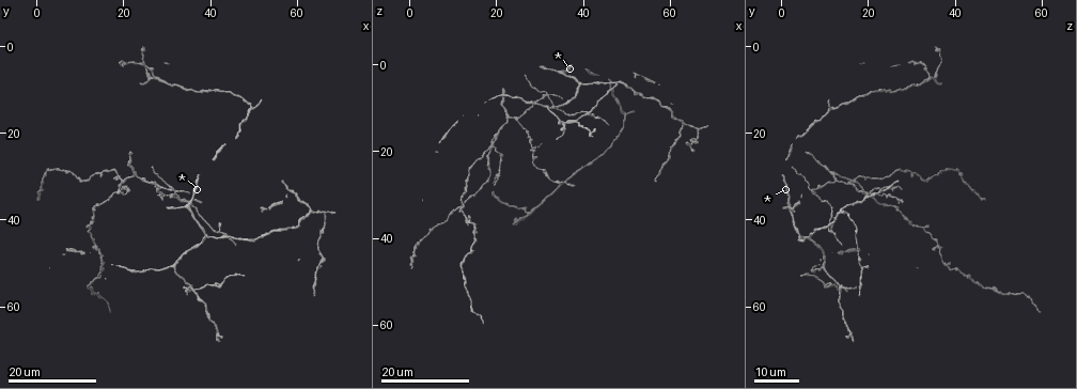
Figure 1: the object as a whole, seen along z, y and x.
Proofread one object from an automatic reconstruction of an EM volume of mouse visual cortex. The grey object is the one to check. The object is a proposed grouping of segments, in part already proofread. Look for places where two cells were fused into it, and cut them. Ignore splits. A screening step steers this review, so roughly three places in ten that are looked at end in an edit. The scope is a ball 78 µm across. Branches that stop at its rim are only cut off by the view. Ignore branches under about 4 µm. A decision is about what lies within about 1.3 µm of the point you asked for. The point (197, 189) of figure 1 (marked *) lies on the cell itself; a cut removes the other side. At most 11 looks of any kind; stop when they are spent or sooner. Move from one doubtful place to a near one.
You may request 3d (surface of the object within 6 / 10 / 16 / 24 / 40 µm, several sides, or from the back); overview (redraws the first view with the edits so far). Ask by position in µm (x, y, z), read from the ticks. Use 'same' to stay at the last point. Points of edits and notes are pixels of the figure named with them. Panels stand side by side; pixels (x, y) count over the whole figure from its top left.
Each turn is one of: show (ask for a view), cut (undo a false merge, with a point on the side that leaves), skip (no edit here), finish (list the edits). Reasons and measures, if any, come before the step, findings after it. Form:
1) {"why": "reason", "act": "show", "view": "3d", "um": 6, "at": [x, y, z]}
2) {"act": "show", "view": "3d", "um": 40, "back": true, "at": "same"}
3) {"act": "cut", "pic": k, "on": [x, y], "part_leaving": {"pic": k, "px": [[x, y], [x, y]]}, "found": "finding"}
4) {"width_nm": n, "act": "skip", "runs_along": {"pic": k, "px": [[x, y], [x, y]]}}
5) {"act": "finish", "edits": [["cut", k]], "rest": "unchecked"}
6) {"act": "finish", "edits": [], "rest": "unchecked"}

{"why": "three arms meet", "act": "show", "view": "3d", "um": 16, "at": [39.5, 43.5, 5.0]}

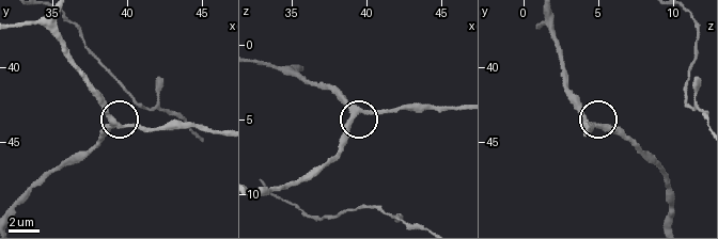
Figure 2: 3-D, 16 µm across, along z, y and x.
{"why": "zoom in", "act": "show", "view": "3d", "um": 10, "at": [39.2, 43.8, 4.8]}

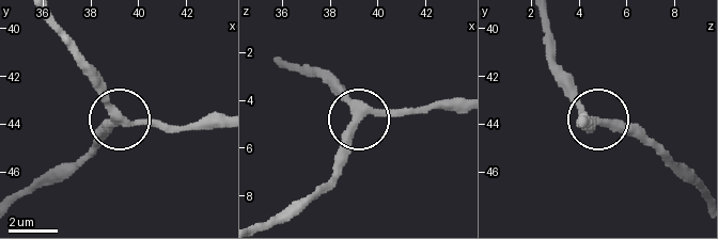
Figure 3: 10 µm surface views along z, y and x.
{"act": "skip", "runs_along": {"pic": 3, "px": [[43, 17], [114, 117], [184, 128]]}, "found": "all the same cell"}

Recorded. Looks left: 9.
{"why": "a fork", "act": "show", "view": "3d", "um": 16, "at": [31.0, 50.5, 10.0]}

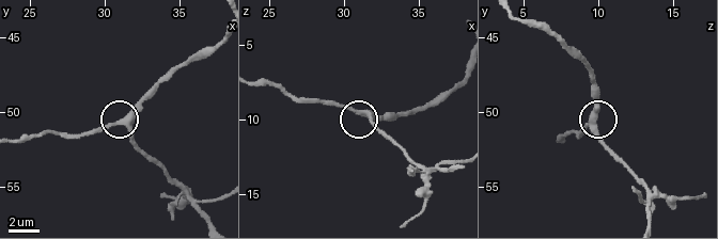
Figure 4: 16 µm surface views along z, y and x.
{"why": "closer look", "act": "show", "view": "3d", "um": 10, "at": [31.4, 50.8, 9.6]}

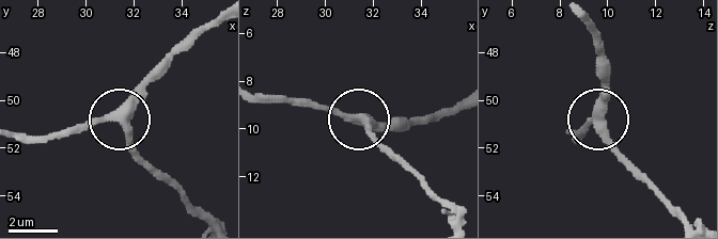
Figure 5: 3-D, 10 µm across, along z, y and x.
{"arms": 3, "act": "skip", "runs_along": {"pic": 5, "px": [[580, 19], [601, 64], [597, 126], [642, 173]]}, "found": "one cell here"}

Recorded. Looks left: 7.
{"why": "small branch off a trunk", "act": "show", "view": "3d", "um": 16, "at": [36.0, 56.0, 13.0]}

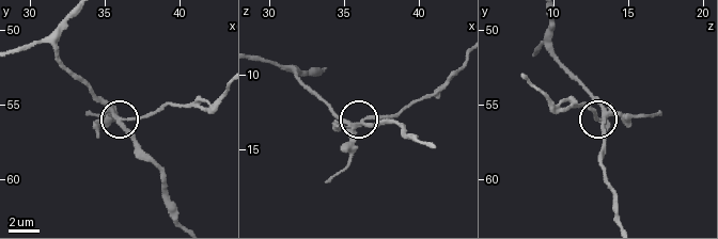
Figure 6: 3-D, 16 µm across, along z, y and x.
{"act": "show", "view": "3d", "um": 6, "at": [36.4, 56.0, 13.4]}

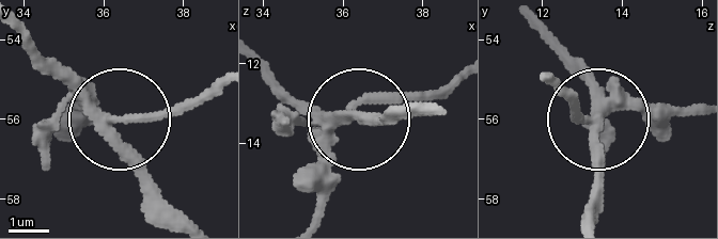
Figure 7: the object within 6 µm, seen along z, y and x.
{"side_arm_um": 15, "act": "cut", "pic": 7, "on": [333, 185], "part_leaving": {"pic": 7, "px": [[340, 123], [458, 81]]}, "found": "a second cell is stuck on"}

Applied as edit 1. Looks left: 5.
{"why": "redraw", "act": "show", "view": "overview"}

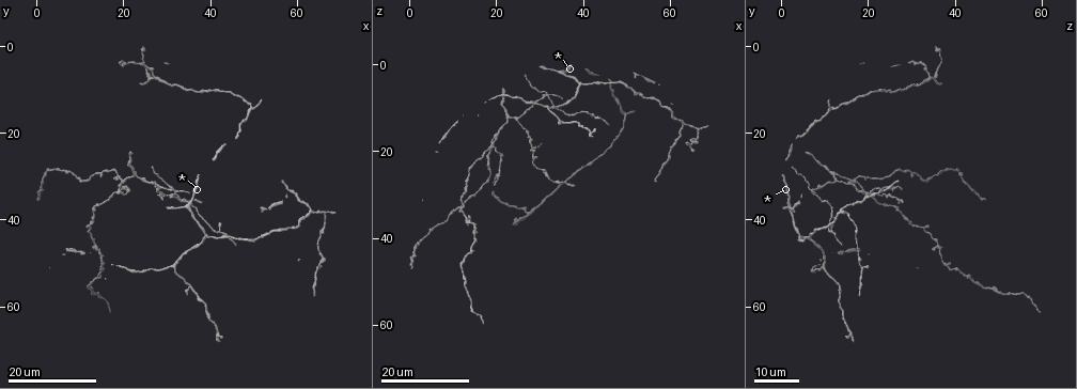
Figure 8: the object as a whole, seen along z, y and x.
{"why": "arms part here", "act": "show", "view": "3d", "um": 24, "at": [19.0, 30.5, 17.5]}

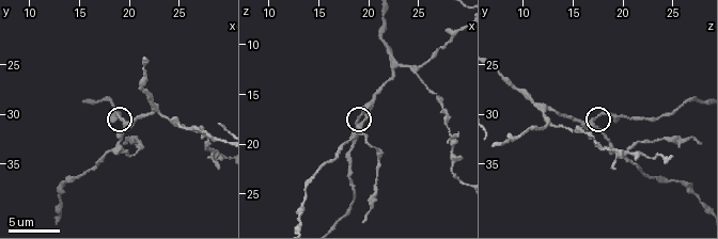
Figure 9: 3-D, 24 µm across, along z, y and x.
{"act": "show", "view": "3d", "um": 6, "at": [19.6, 30.6, 16.8]}

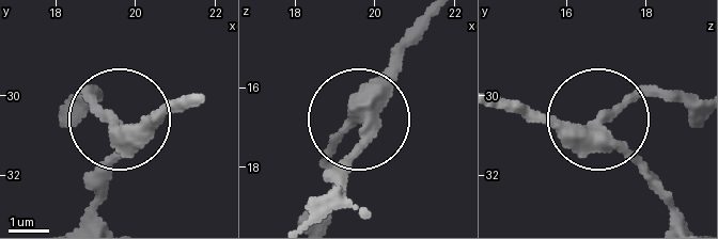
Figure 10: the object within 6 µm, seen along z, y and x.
{"act": "show", "view": "3d", "um": 6, "back": true, "at": [19.55, 30.75, 16.80]}

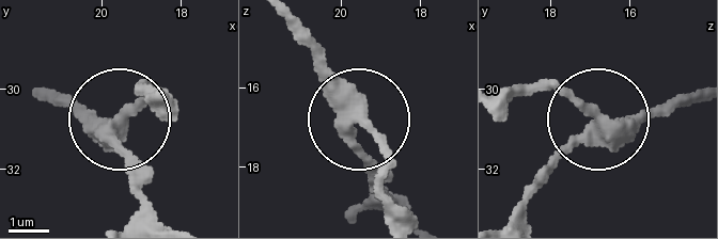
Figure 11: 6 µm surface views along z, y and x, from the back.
{"arms": 3, "act": "skip", "runs_along": {"pic": 11, "px": [[42, 92], [112, 123], [151, 85]]}, "found": "one cell here"}

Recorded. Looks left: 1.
{"act": "finish", "edits": [["cut", 7]], "rest": "unchecked"}

